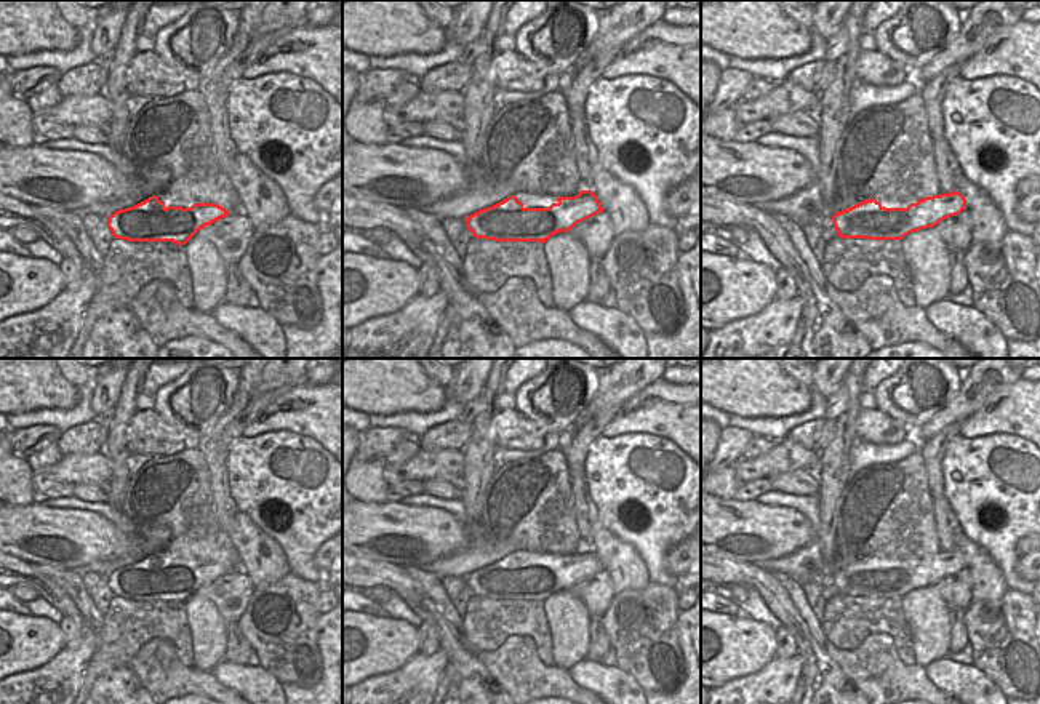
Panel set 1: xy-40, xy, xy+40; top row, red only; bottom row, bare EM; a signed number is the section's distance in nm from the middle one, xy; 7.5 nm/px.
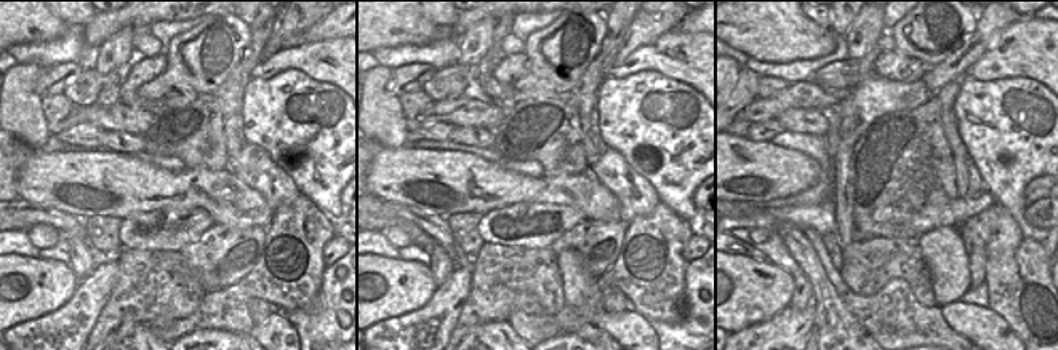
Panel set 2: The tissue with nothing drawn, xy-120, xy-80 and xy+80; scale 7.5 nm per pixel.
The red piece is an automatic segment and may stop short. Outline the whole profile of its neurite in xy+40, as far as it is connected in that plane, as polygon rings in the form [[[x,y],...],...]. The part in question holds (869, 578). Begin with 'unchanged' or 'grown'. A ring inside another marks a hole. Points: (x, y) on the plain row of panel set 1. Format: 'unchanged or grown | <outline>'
unchanged | [[[957,549],[925,555],[907,566],[885,566],[870,557],[835,571],[832,581],[842,597],[902,598],[906,594],[934,586],[963,568],[966,568],[966,558]]]

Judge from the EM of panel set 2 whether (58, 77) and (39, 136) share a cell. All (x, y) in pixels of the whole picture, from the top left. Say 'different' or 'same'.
different

